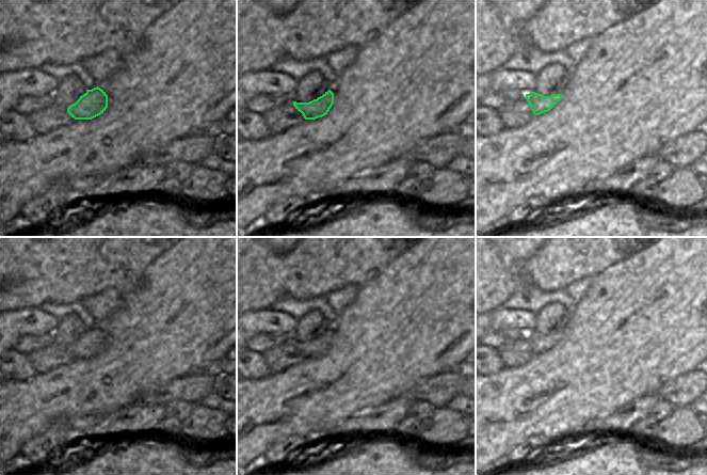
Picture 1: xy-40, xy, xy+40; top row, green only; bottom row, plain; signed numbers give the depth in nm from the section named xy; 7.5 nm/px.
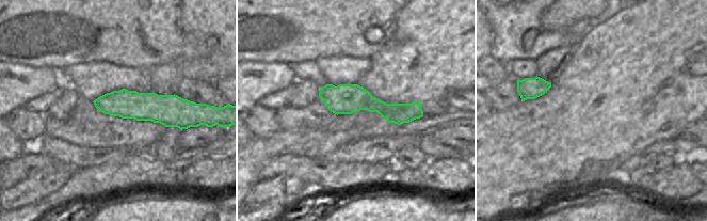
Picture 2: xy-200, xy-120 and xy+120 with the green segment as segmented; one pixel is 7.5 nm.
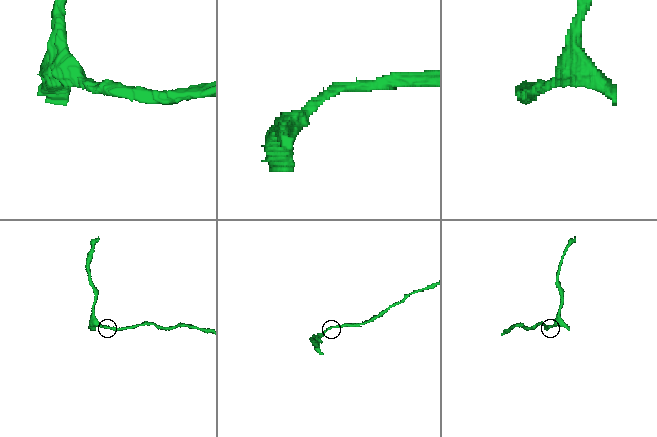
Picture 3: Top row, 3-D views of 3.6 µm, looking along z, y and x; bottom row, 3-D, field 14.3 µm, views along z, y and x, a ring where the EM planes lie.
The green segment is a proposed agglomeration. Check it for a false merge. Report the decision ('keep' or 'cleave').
keep

